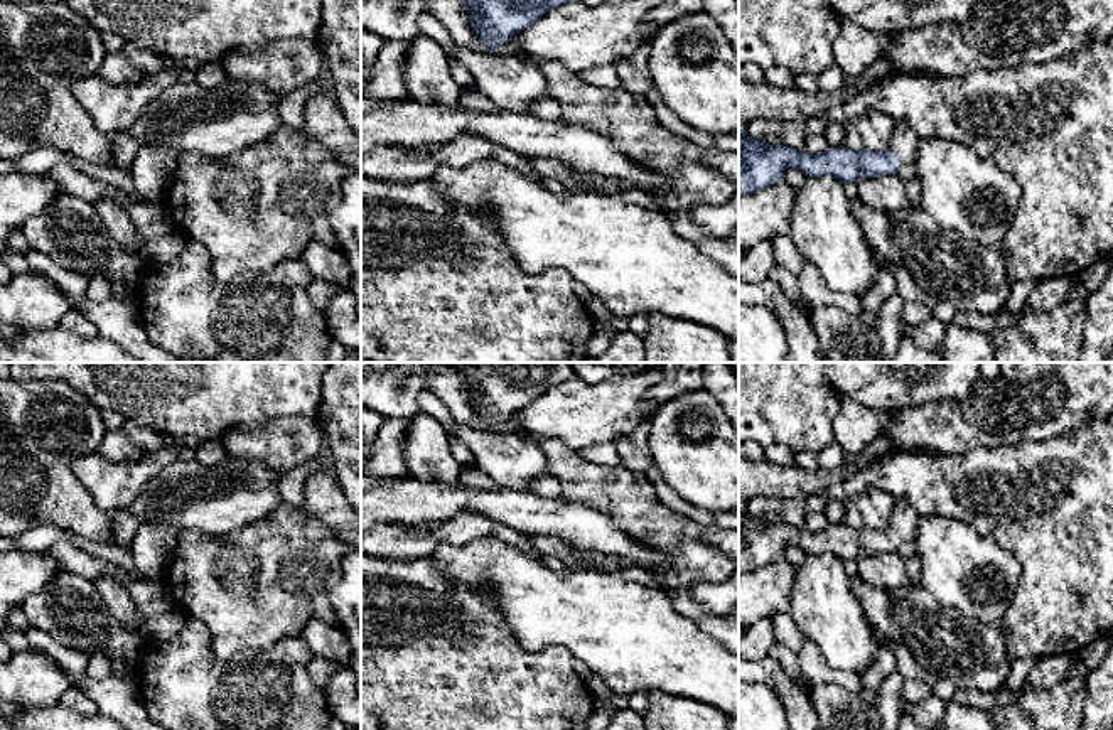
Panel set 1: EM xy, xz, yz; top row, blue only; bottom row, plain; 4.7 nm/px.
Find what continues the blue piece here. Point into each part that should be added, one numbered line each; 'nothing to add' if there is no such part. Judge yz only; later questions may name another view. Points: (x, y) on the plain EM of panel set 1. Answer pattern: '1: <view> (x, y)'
1: yz (904, 520)

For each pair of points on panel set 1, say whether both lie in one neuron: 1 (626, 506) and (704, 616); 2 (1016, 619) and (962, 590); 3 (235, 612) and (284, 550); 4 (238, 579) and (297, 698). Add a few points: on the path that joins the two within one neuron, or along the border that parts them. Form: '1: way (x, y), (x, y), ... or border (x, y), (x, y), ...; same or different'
1: way (655, 530), (678, 553), (678, 590); same
2: border (1021, 575), (1014, 597), (999, 621); different
3: way (247, 594), (258, 592), (275, 568); same
4: border (299, 636), (233, 658); different

